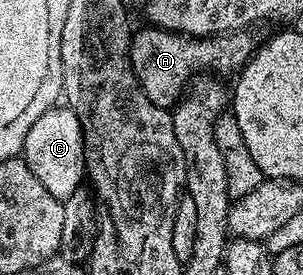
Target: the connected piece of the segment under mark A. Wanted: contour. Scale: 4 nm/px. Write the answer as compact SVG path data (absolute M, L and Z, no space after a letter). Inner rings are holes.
M157 27L135 28L130 38L130 66L138 80L138 86L148 95L152 103L161 109L173 110L182 100L191 81L199 75L223 75L222 73L237 74L249 63L256 48L253 32L239 31L237 33L216 33L213 37L187 37L185 33L174 33L171 29Z

